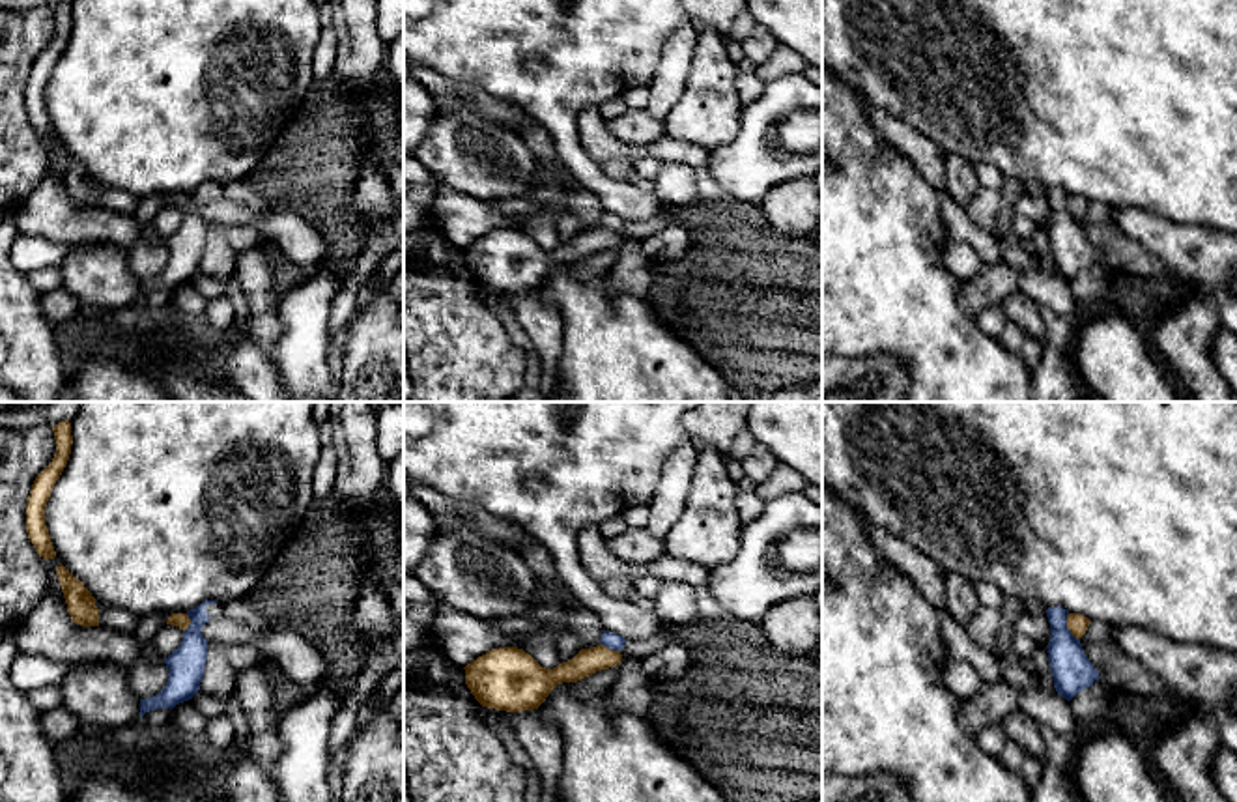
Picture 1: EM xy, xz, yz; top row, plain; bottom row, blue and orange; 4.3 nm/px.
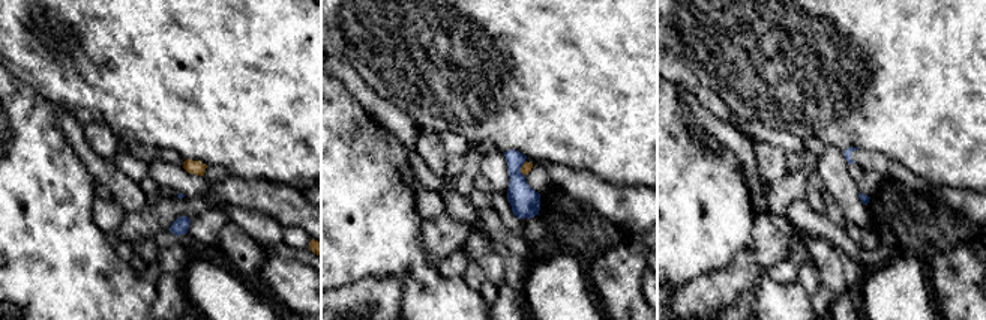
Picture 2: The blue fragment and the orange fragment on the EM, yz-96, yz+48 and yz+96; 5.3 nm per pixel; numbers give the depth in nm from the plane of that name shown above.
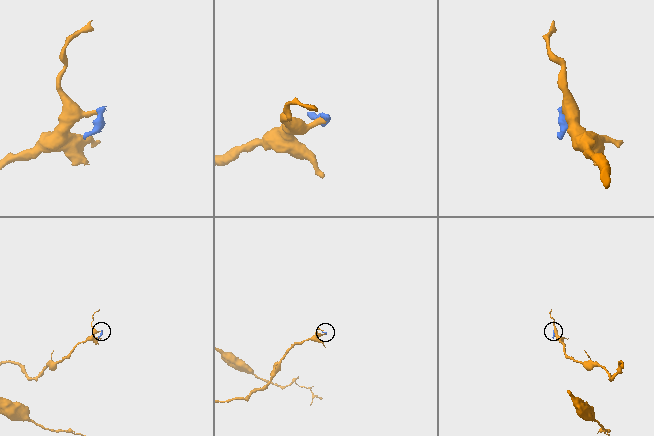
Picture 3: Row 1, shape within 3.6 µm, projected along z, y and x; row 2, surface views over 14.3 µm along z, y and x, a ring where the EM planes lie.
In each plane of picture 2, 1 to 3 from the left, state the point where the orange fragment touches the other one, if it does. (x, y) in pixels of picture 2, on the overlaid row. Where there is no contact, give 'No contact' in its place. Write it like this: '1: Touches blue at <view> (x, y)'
1: No contact
2: Touches blue at yz+48 (520, 169)
3: No contact

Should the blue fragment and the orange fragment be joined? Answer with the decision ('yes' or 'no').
no

